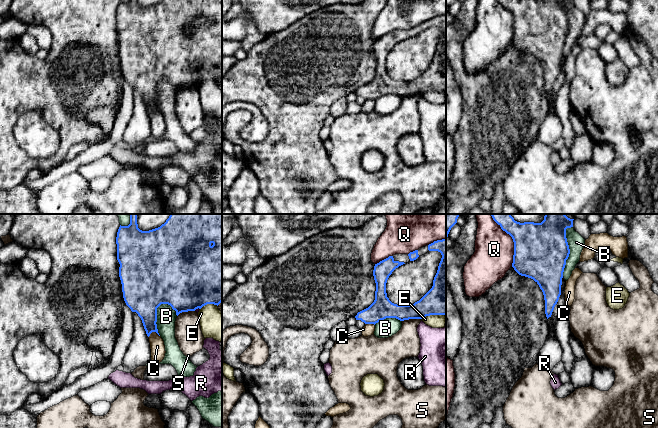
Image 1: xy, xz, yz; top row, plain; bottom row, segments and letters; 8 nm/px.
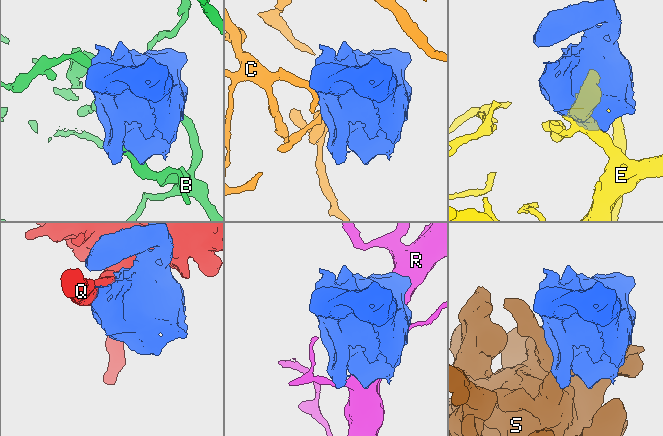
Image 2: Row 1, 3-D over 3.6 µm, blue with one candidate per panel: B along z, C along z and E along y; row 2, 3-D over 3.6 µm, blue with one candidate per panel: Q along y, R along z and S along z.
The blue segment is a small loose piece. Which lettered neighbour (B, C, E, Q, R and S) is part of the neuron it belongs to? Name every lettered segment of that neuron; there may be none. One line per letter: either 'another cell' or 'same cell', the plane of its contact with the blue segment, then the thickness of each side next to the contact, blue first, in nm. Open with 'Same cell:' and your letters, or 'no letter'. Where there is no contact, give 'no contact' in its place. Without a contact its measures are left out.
Same cell: no letter
B: another cell; contact in yz; calibres 440 and 140 nm
C: another cell; contact in xy; calibres 220 and 120 nm
E: another cell; contact in xz; calibres 280 and 110 nm
Q: another cell; contact in yz; calibres 440 and 320 nm
R: another cell; contact in xy; calibres 500 and 30 nm
S: another cell; contact in xz; calibres 220 and 220 nm

